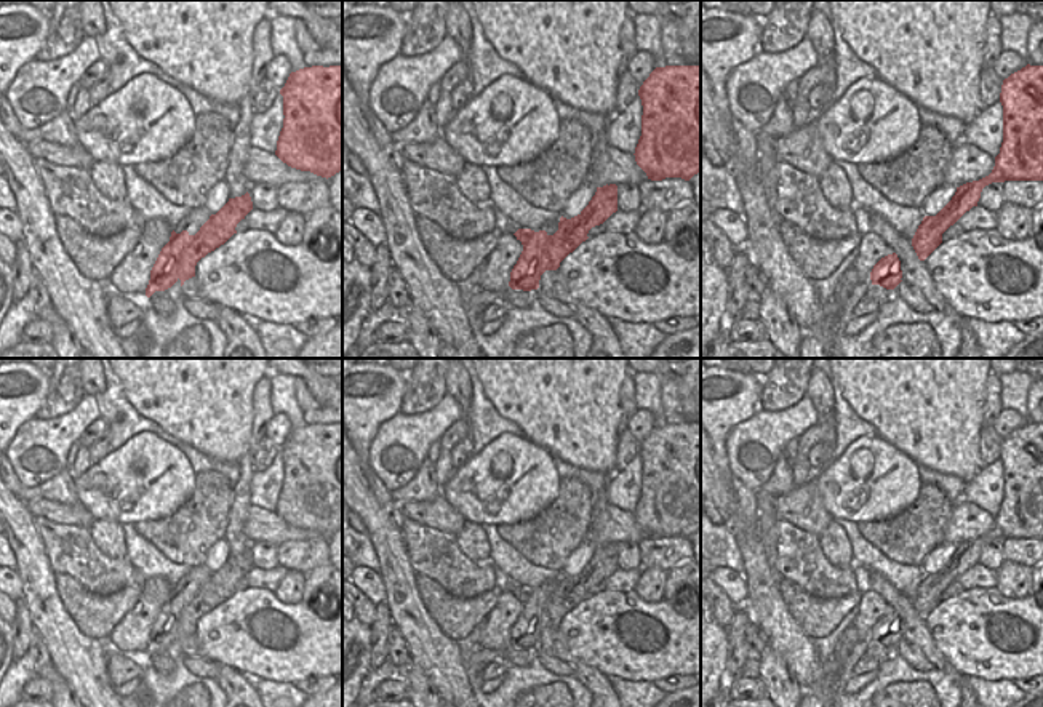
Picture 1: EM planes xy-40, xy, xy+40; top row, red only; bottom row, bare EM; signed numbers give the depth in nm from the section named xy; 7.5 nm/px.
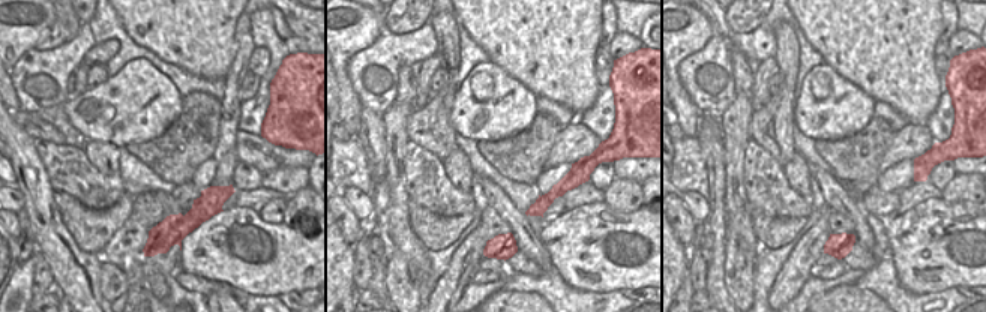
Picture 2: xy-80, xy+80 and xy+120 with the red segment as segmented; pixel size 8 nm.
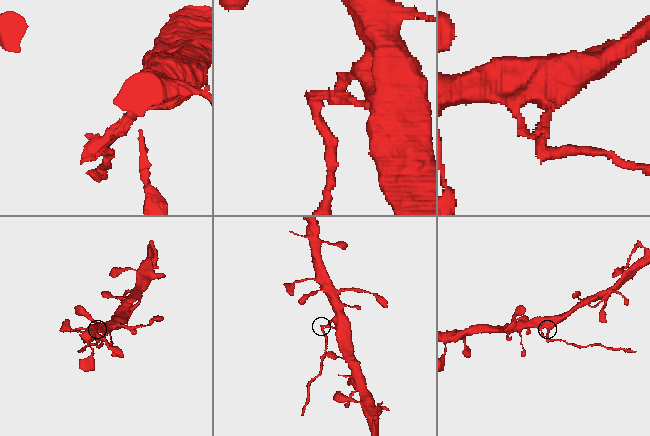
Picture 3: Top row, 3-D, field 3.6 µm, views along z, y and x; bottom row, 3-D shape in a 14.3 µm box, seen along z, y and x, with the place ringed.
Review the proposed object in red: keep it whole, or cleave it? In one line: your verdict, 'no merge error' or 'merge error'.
merge error

